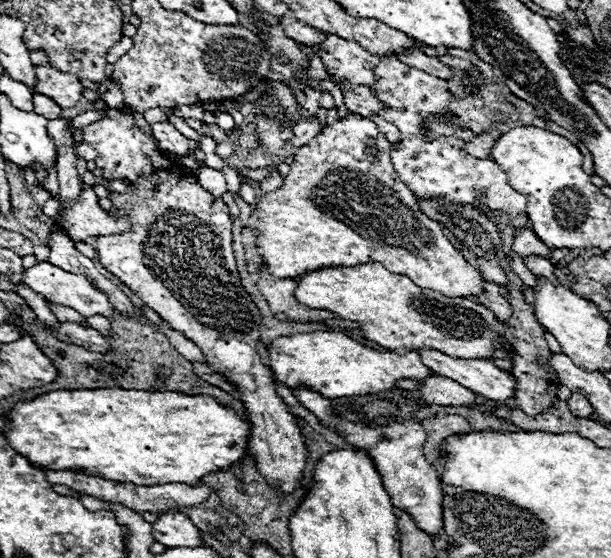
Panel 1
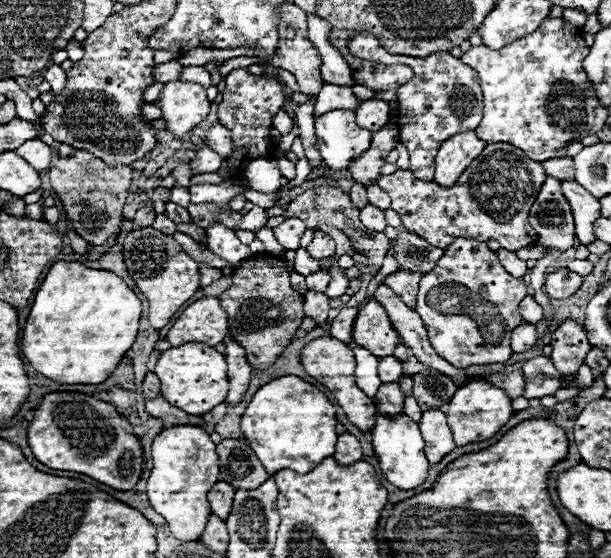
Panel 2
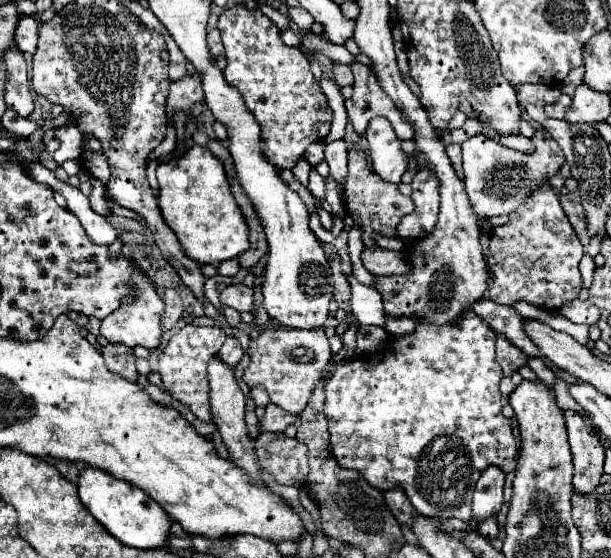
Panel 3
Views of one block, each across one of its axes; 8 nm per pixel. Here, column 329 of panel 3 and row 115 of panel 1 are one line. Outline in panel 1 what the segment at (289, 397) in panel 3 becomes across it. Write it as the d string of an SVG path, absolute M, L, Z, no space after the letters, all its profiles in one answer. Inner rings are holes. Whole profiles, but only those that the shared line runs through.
M348 112L340 120L324 126L320 136L296 152L296 162L290 166L290 174L284 178L282 188L264 194L252 212L258 222L258 256L272 276L294 278L322 266L380 262L384 268L404 274L418 286L442 292L444 296L470 298L482 292L482 274L450 244L450 240L442 234L440 224L420 212L412 190L392 168L390 150L392 142L386 140L372 120L356 112Z

